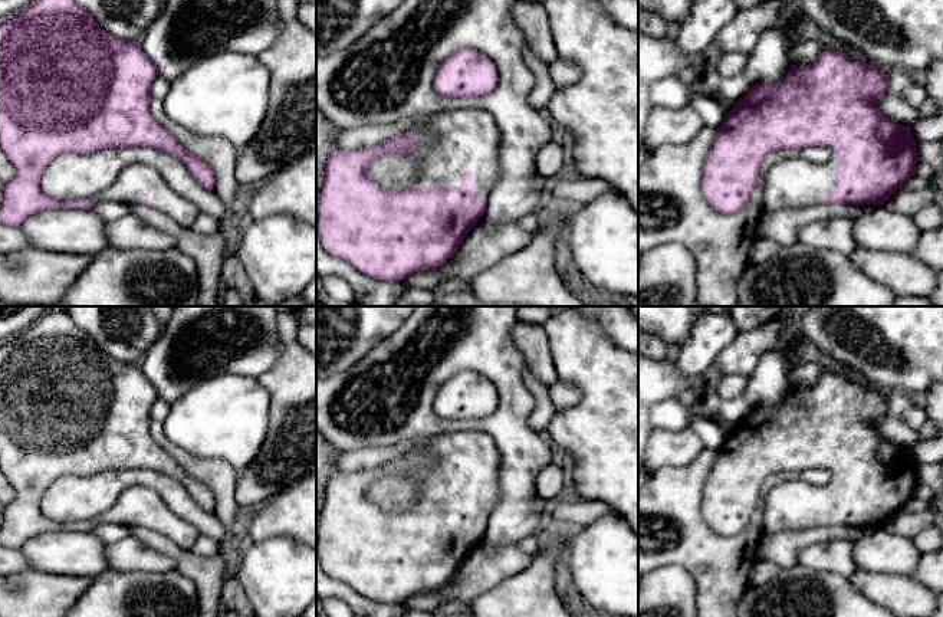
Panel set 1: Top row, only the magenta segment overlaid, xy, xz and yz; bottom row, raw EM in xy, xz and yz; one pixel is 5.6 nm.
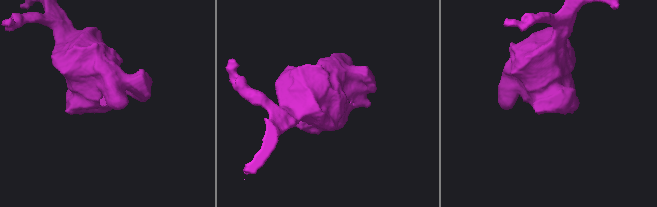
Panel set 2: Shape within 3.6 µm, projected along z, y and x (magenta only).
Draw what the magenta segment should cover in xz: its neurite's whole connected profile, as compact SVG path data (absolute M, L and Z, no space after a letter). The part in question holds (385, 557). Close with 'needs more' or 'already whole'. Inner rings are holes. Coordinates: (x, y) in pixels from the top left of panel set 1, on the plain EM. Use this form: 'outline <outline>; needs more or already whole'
outline M467 430L431 437L426 447L375 469L332 472L316 531L323 571L380 603L401 604L417 593L441 588L477 542L487 535L487 518L497 502L500 453L492 436ZM415 472L421 496L411 512L388 513L369 503L369 486L390 475Z; needs more

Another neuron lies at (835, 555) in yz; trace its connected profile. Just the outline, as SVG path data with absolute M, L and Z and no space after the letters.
M834 539L819 542L799 552L799 565L809 570L840 574L845 578L858 570L852 557L852 542Z

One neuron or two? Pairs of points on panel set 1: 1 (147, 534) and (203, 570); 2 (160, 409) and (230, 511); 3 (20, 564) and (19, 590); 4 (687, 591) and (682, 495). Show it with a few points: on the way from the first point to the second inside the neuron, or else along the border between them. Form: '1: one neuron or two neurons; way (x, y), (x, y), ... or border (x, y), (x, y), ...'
1: one neuron; way (161, 544), (189, 564)
2: two neurons; border (153, 419), (161, 423)
3: two neurons; border (29, 568), (15, 574)
4: two neurons; border (653, 568), (679, 564), (695, 583), (696, 601)

